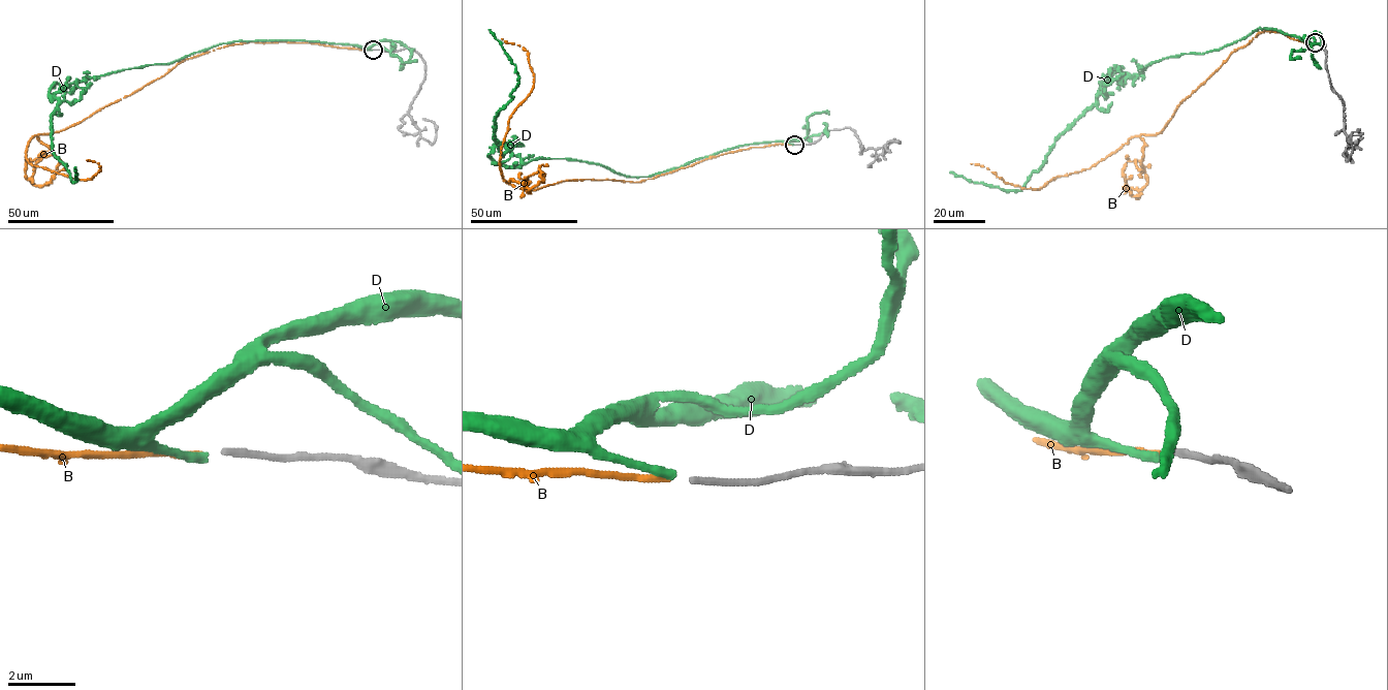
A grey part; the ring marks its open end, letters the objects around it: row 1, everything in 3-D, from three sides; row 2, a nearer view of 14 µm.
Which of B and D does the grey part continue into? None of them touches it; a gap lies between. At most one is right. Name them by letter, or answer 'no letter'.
B

